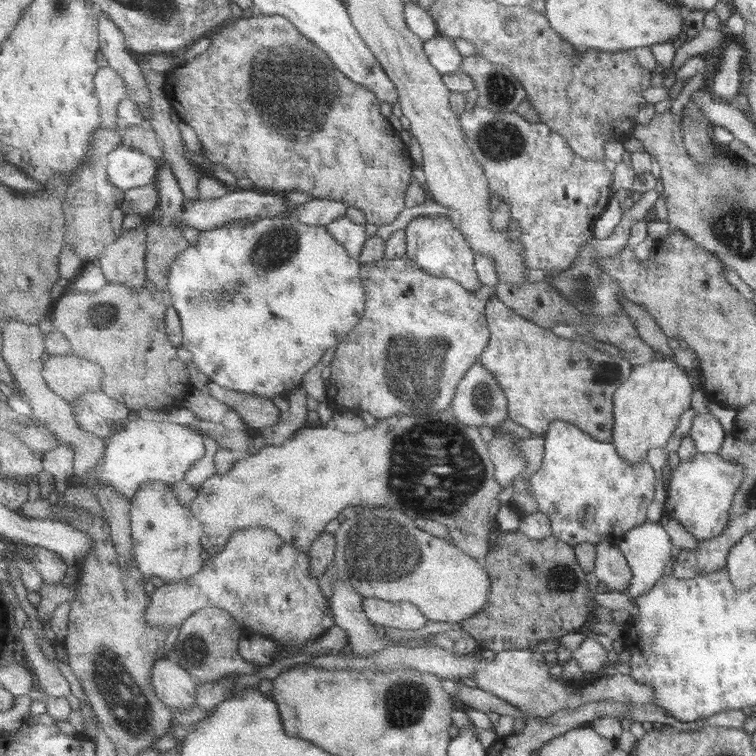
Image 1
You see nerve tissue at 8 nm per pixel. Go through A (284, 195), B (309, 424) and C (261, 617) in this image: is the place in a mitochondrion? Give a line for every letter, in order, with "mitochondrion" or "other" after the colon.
A: other
B: other
C: other

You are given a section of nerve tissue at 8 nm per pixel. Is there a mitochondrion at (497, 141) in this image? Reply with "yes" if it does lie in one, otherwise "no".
yes

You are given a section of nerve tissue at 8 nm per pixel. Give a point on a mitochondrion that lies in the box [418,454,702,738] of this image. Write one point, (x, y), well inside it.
(563, 579)

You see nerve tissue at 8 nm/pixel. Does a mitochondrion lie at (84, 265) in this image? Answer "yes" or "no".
no

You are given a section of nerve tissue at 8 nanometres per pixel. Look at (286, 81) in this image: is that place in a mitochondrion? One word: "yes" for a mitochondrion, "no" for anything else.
yes

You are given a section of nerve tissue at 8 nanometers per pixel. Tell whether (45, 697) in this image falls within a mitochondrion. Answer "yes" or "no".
no

